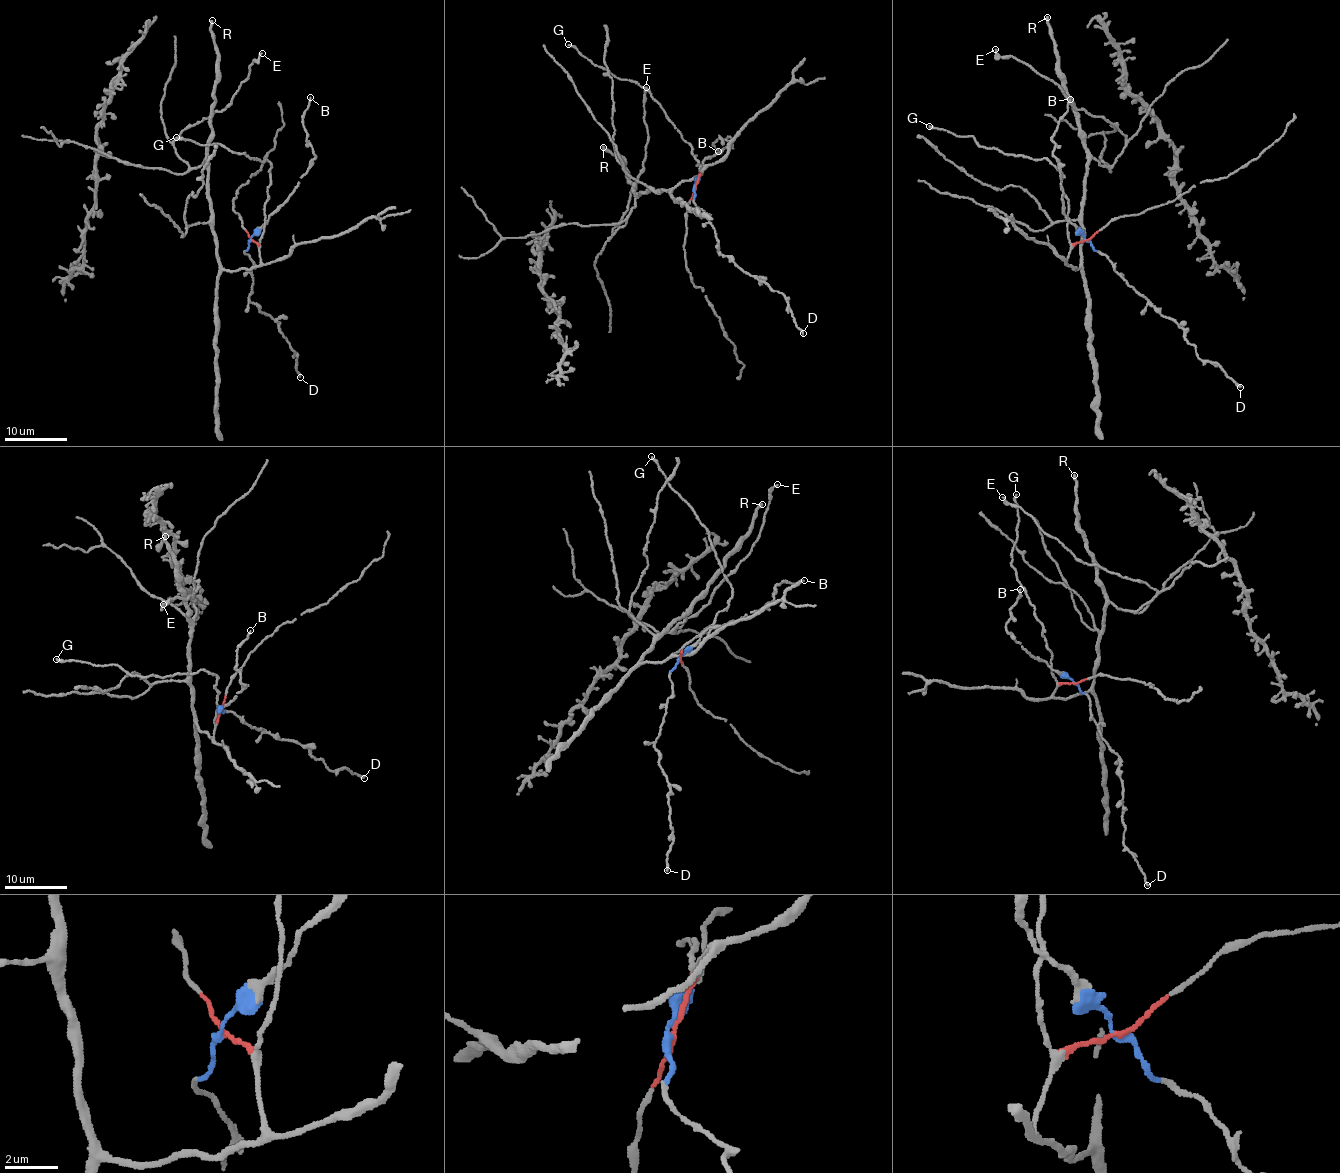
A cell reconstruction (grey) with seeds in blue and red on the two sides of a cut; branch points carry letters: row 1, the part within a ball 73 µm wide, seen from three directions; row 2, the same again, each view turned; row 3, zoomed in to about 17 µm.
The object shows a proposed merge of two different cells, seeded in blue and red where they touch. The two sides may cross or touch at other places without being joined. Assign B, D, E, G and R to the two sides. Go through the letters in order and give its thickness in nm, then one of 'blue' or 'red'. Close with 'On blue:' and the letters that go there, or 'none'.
B: calibre 150 nm; blue
D: calibre 200 nm; blue
E: calibre 150 nm; red
G: calibre 200 nm; red
R: calibre 280 nm; red
On blue: B, D

